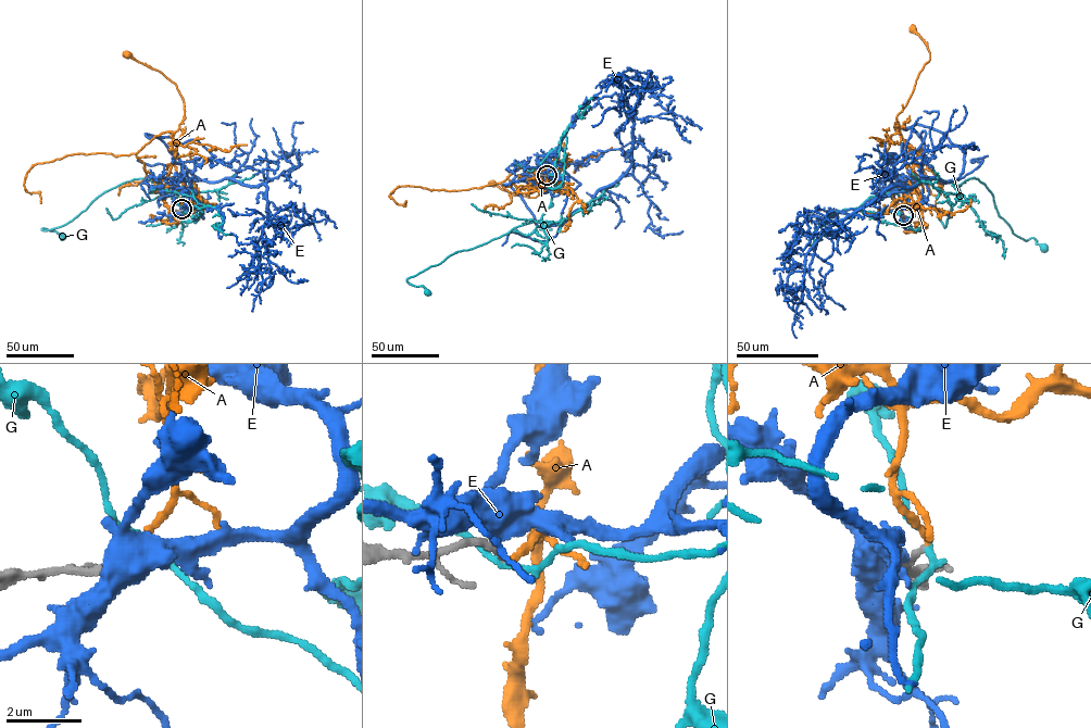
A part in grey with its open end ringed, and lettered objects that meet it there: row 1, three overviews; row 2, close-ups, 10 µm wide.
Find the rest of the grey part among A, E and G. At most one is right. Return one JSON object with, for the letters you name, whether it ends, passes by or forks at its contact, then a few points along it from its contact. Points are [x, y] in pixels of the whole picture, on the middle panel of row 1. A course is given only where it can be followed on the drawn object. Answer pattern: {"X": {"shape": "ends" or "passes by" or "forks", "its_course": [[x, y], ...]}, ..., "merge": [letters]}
{"A": {"shape": "ends", "its_course": [[547, 175], [546, 184], [528, 186], [544, 170], [549, 183], [535, 198], [492, 184]]}, "merge": ["A"]}

